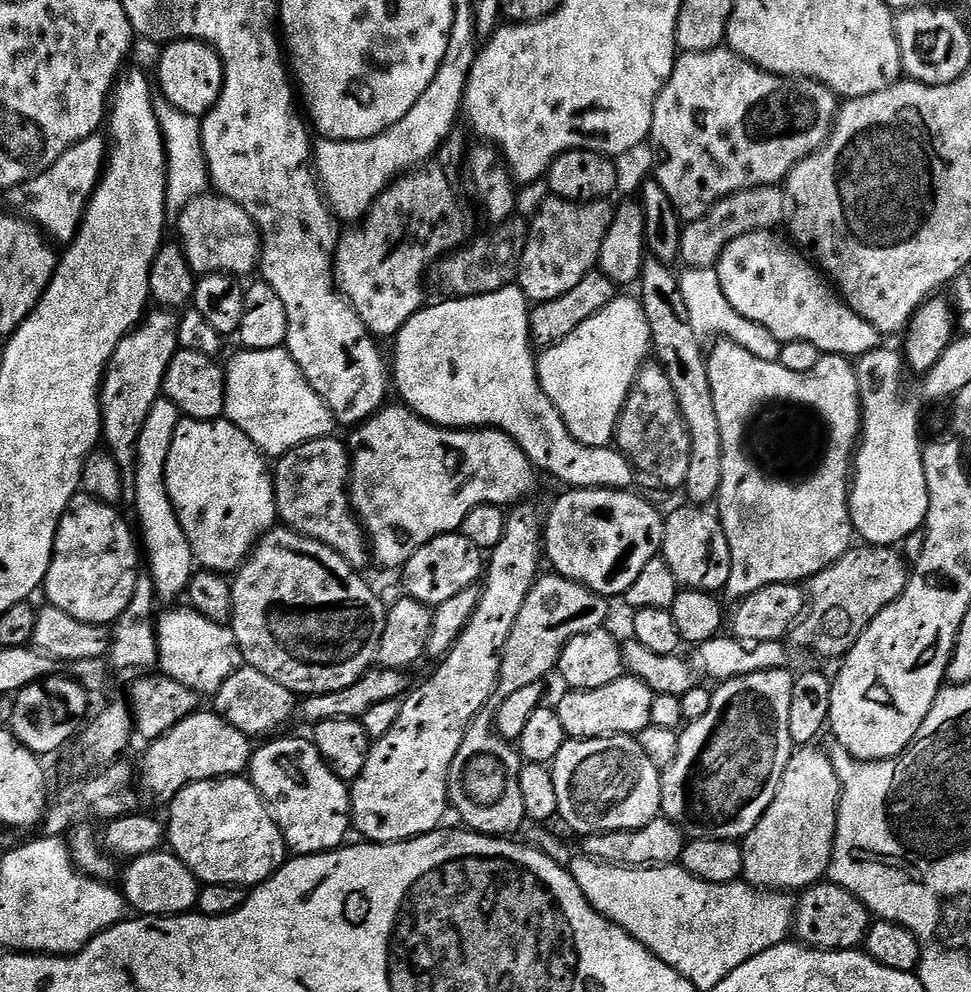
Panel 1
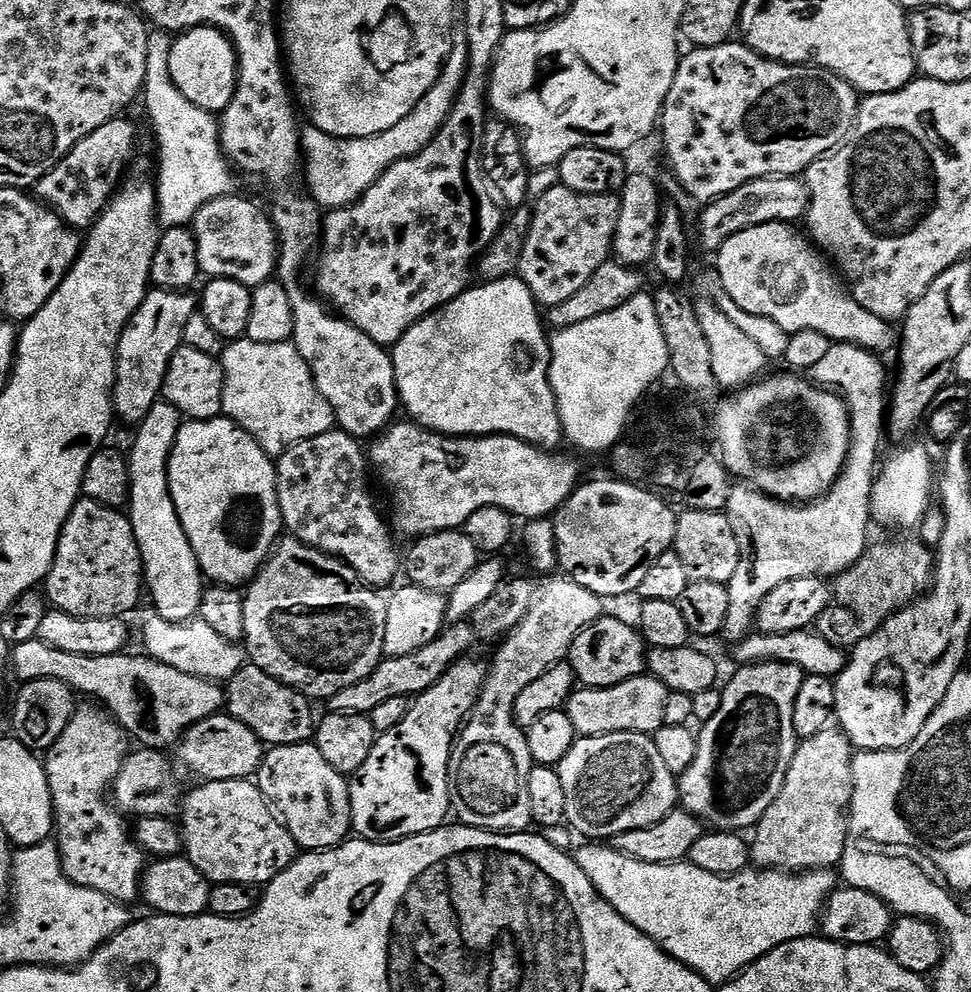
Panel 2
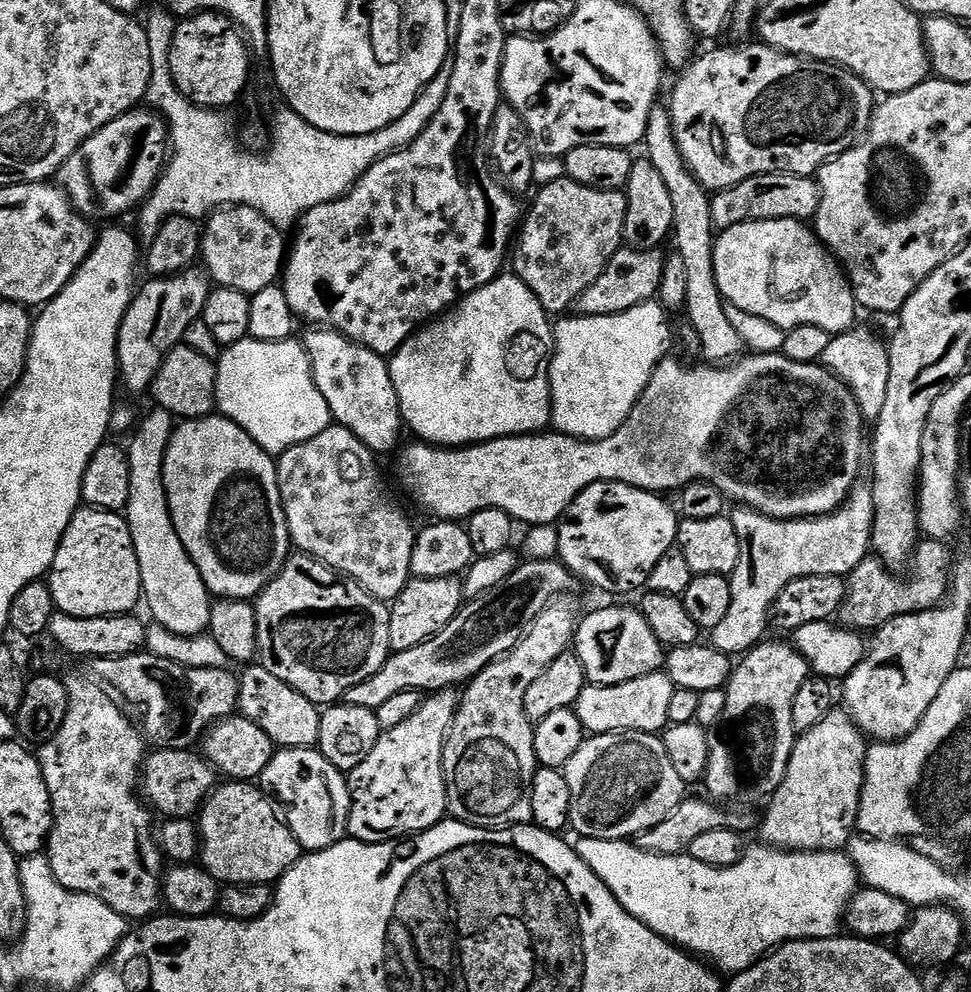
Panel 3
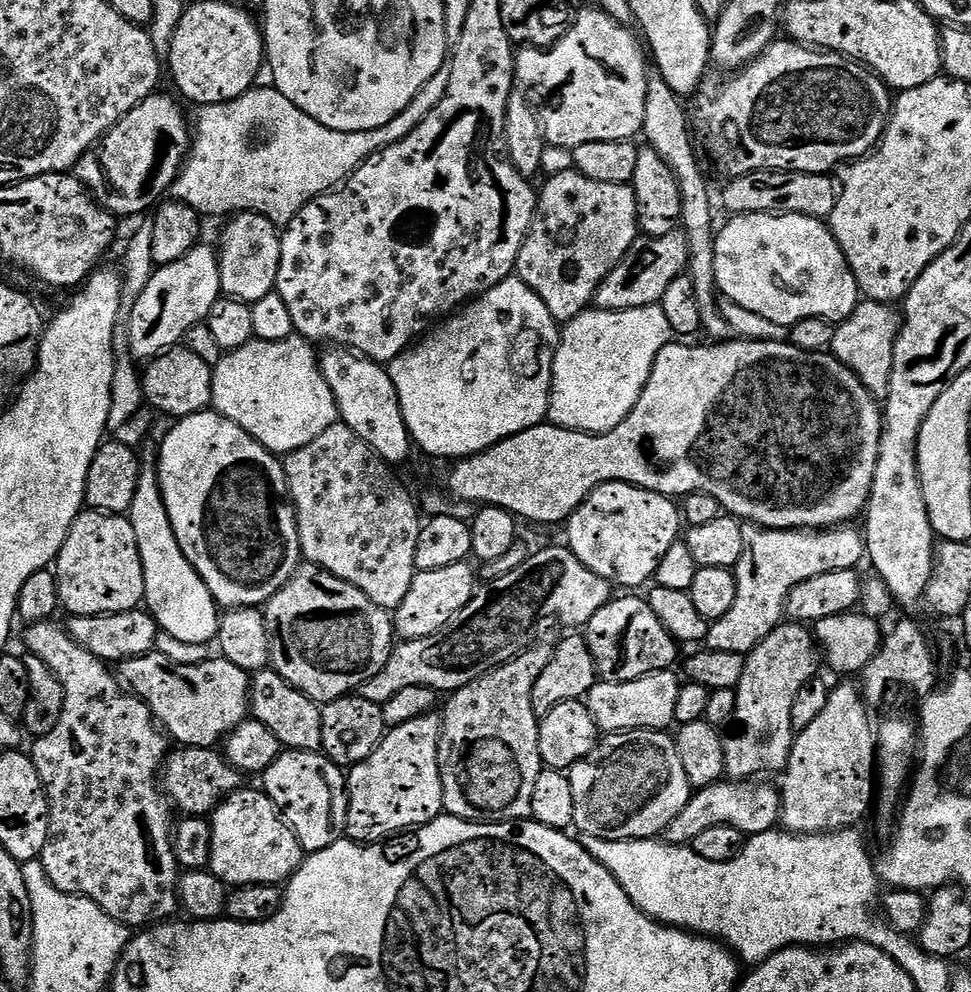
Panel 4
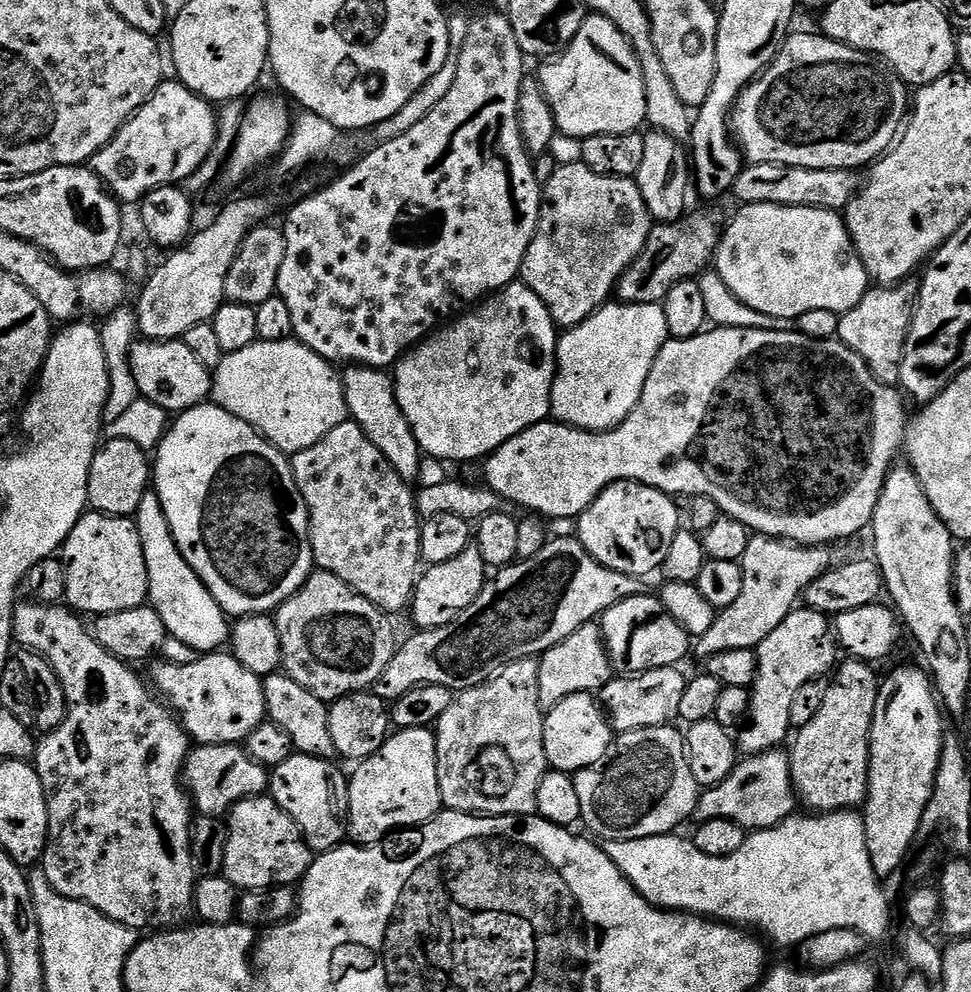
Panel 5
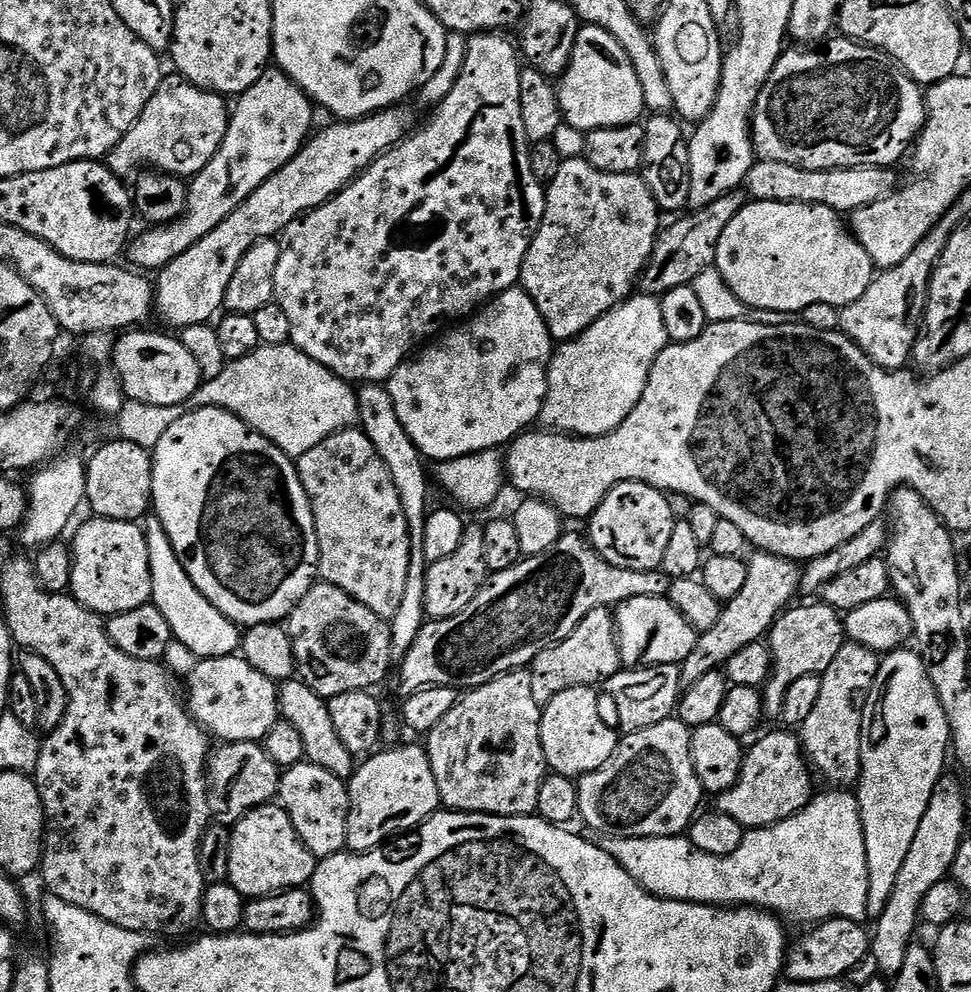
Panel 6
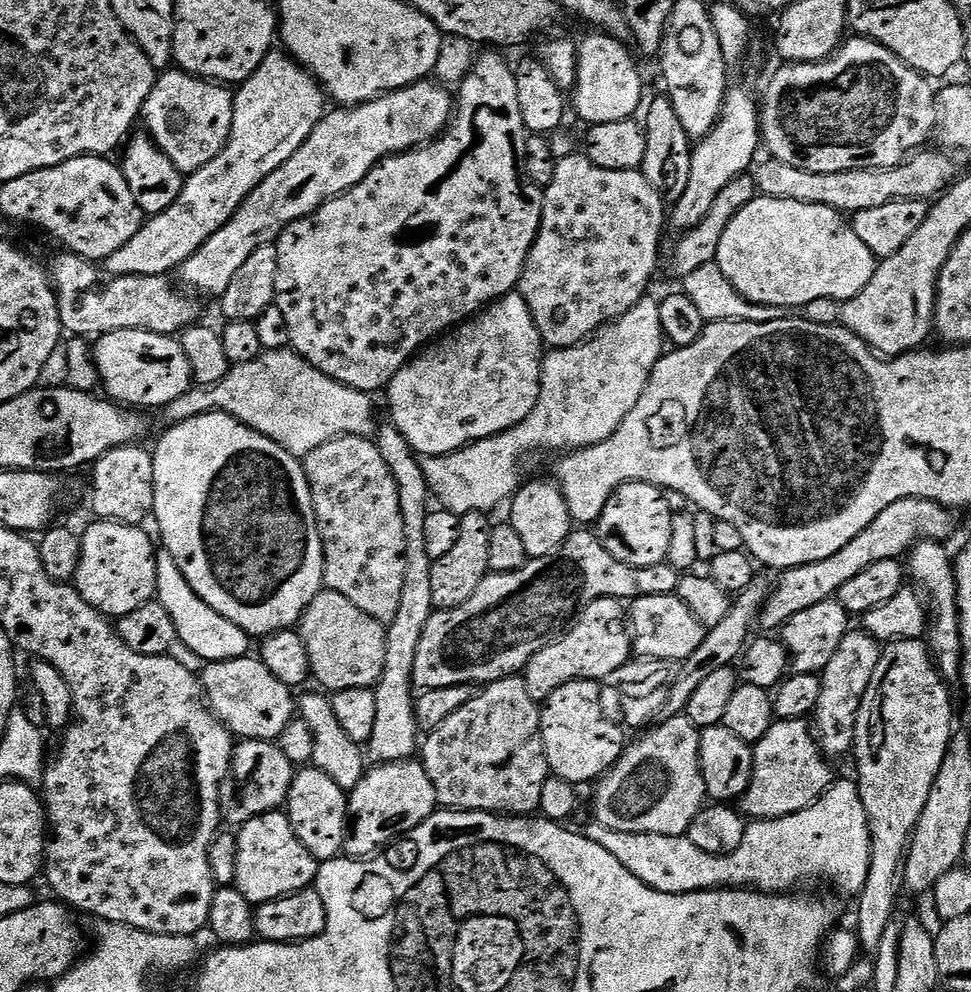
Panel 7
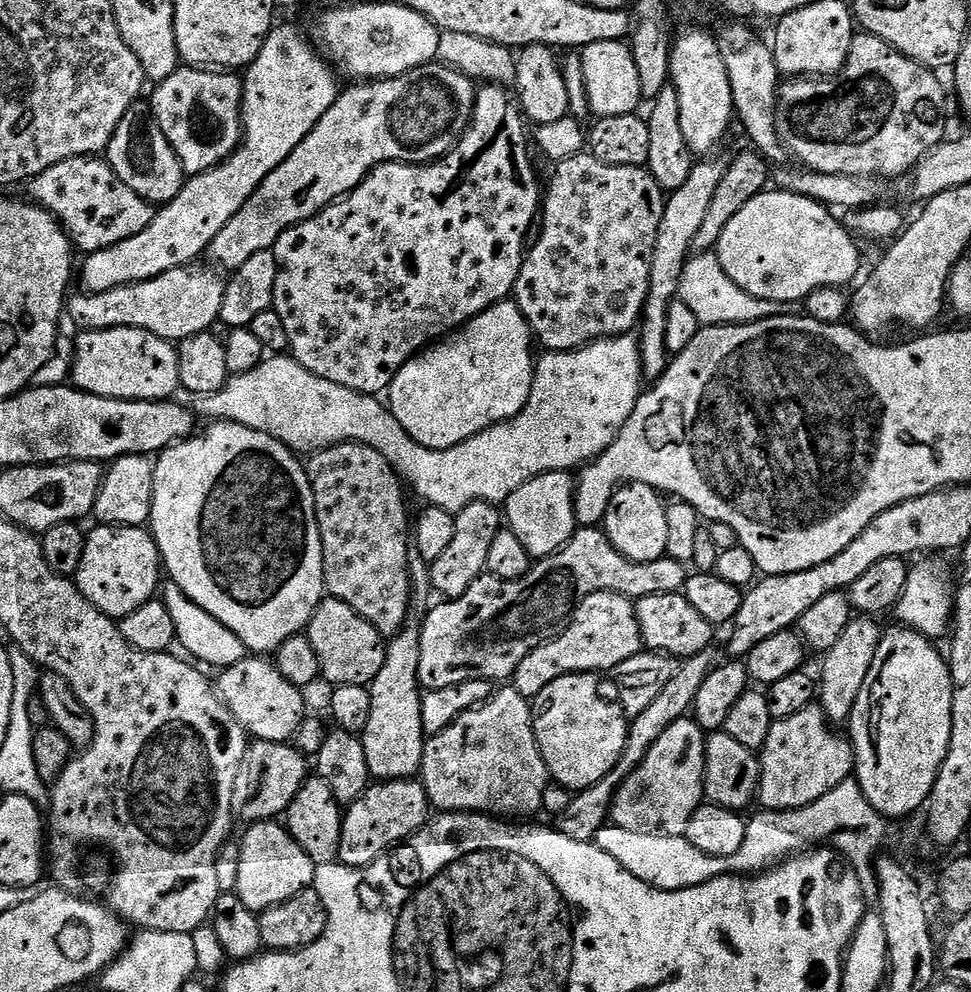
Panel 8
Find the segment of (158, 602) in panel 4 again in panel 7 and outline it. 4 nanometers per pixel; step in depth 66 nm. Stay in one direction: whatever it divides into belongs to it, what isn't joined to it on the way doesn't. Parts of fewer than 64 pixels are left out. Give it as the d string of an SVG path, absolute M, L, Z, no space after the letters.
M163 550L157 551L156 554L156 596L160 604L166 606L170 618L174 618L177 637L183 644L190 646L190 650L194 650L194 654L198 654L205 662L233 660L239 656L249 655L248 633L234 626L234 622L222 618L218 610L206 606L206 602L202 602L202 598L194 594L190 582L186 582L182 570L178 570L171 554Z

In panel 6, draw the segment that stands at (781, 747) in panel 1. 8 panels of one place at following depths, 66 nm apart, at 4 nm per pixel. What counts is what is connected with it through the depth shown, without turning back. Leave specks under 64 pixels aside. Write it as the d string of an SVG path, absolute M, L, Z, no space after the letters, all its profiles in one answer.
M823 602L804 604L801 608L789 607L780 613L766 637L766 643L772 653L772 666L767 684L762 689L764 710L769 717L779 717L786 690L798 678L820 676L838 658L838 650L846 642L844 634L844 616Z

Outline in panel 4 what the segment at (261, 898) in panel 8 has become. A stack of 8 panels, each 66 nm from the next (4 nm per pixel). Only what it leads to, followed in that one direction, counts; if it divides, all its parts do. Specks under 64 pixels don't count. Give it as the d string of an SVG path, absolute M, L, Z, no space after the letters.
M248 786L227 796L210 817L212 859L210 871L222 883L241 888L247 884L283 885L306 858L294 830L284 821L274 801L263 790Z

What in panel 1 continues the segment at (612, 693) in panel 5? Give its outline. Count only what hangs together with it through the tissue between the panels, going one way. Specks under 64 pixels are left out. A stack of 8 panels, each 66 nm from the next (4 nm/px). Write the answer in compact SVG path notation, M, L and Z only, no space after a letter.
M631 674L594 690L565 691L560 704L555 705L558 718L562 718L565 737L578 740L593 740L599 736L631 736L639 734L652 723L652 707L656 696L642 681Z

